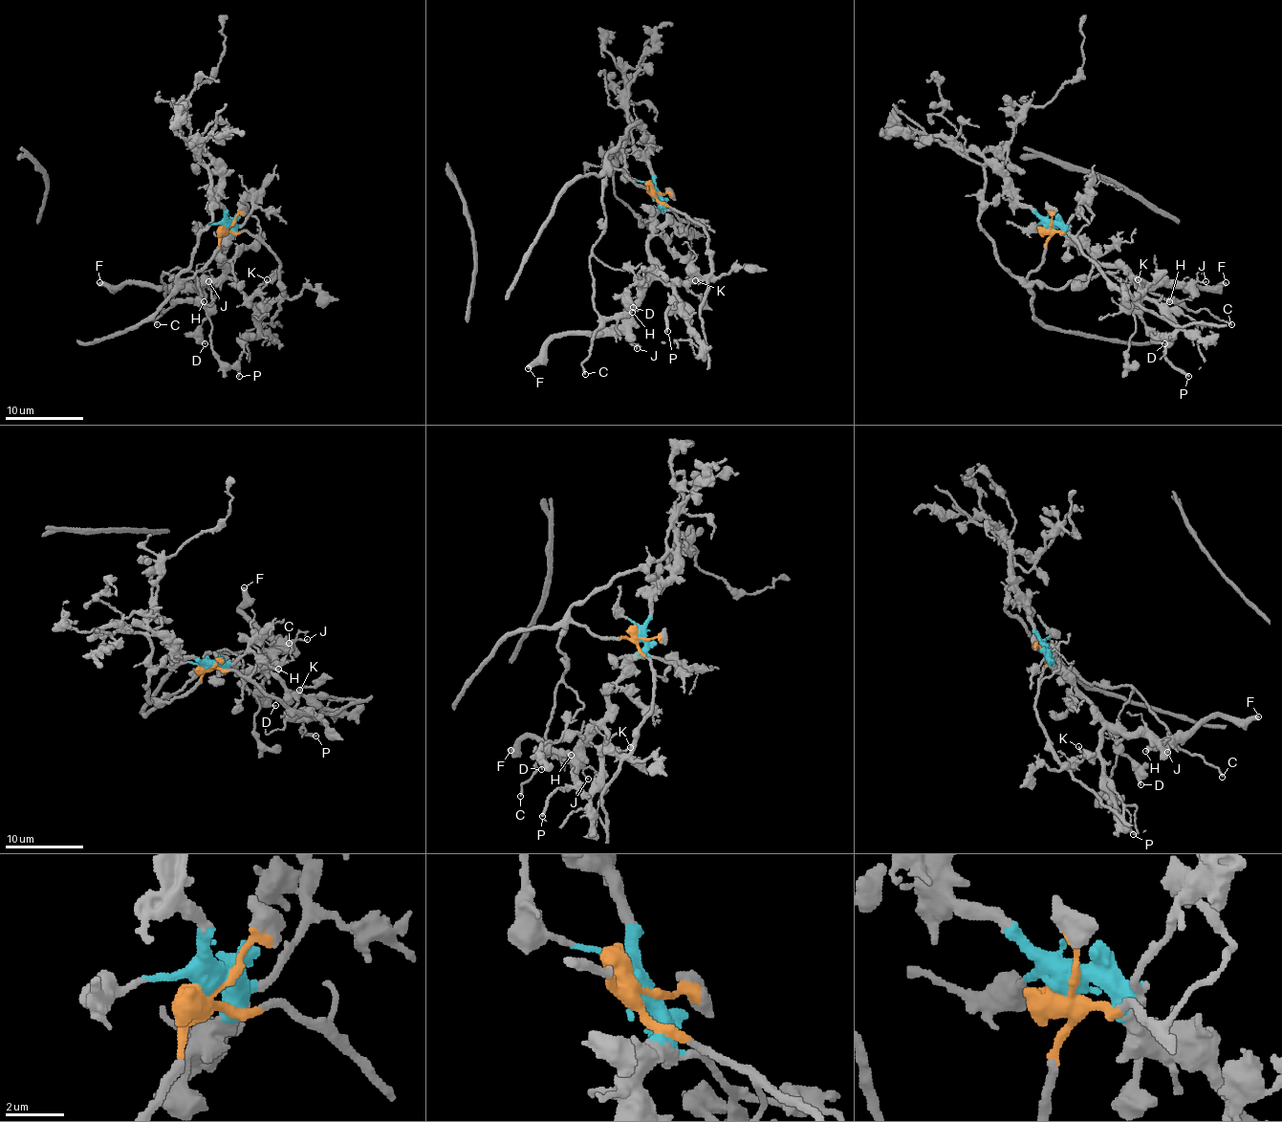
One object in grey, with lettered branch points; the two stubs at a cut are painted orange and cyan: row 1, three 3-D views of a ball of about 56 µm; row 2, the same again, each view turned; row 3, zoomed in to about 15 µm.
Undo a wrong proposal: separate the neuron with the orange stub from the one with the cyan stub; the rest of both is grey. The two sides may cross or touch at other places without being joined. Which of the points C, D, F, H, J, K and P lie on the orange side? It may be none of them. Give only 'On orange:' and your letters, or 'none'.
On orange: C, H

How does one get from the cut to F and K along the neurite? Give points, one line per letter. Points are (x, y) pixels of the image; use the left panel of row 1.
F: (227, 227), (232, 227), (221, 264), (223, 272), (211, 284), (103, 286), (99, 282)
K: (227, 227), (232, 227), (221, 264), (223, 272), (247, 296), (252, 296), (266, 280)

